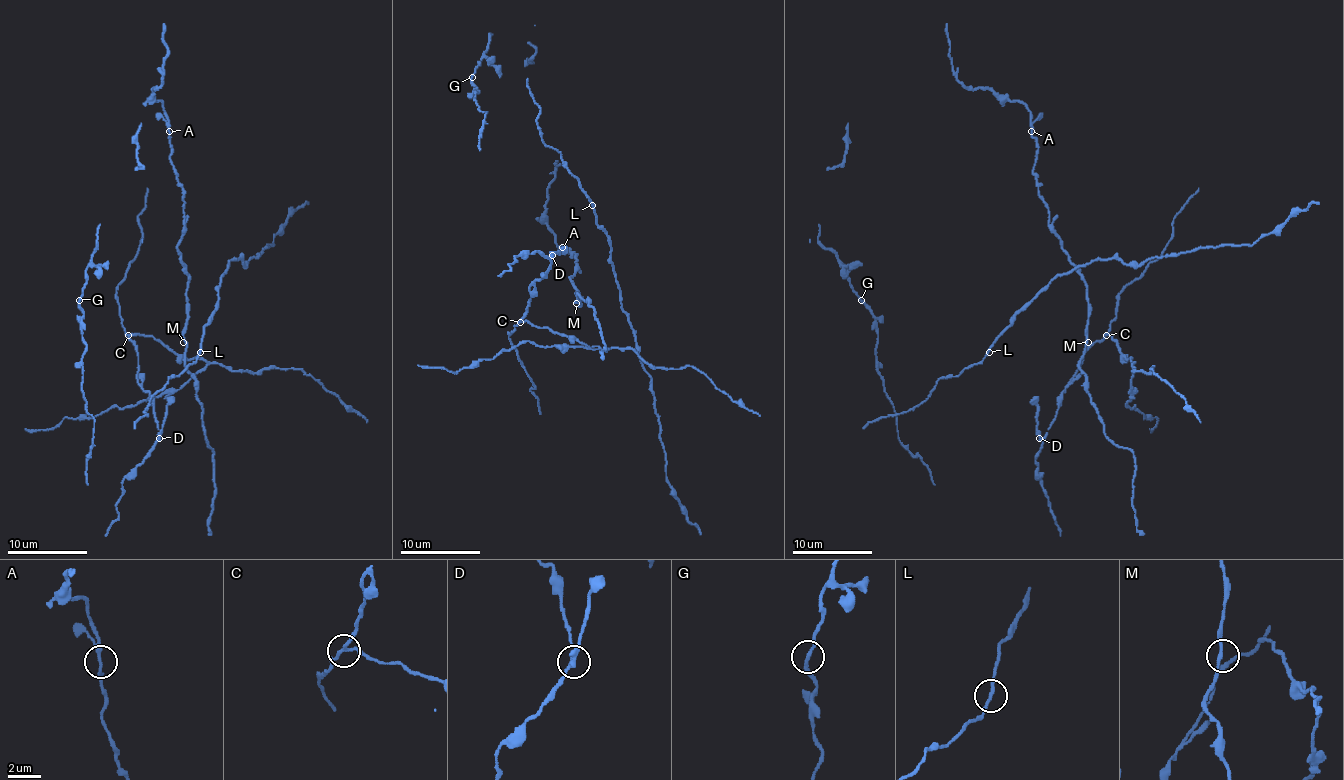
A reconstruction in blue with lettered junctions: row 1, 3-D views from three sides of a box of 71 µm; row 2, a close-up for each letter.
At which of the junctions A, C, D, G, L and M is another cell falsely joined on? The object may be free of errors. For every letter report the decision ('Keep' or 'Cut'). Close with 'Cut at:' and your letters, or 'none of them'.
A: Keep
C: Cut
D: Keep
G: Keep
L: Keep
M: Keep
Cut at: C

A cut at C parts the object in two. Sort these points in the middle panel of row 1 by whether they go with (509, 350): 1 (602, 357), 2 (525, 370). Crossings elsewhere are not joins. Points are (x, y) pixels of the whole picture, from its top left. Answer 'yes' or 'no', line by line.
1: no
2: no

